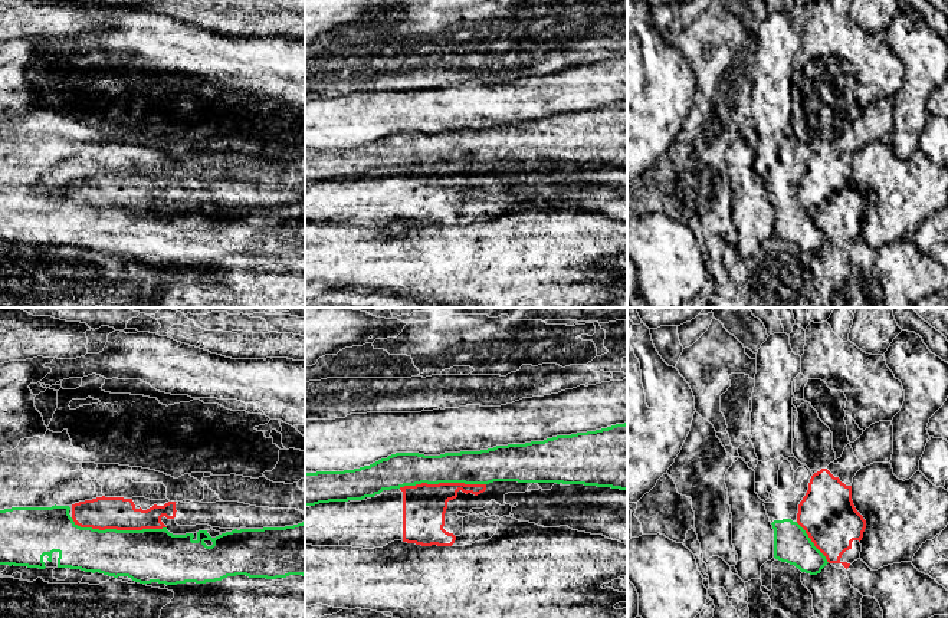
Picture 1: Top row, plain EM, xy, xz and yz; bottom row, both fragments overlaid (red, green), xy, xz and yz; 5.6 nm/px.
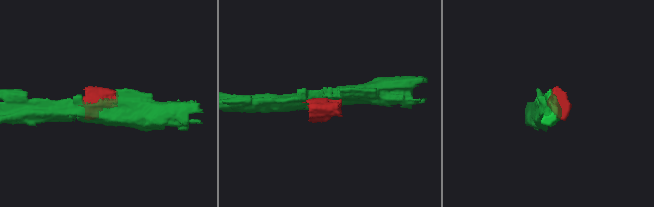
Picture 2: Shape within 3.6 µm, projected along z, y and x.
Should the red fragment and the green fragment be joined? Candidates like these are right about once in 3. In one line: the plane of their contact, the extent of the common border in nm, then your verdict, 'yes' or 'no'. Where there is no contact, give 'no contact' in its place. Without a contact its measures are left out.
xy | 550 nm | no

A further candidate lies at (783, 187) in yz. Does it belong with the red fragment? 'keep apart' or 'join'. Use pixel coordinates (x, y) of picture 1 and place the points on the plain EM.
keep apart

